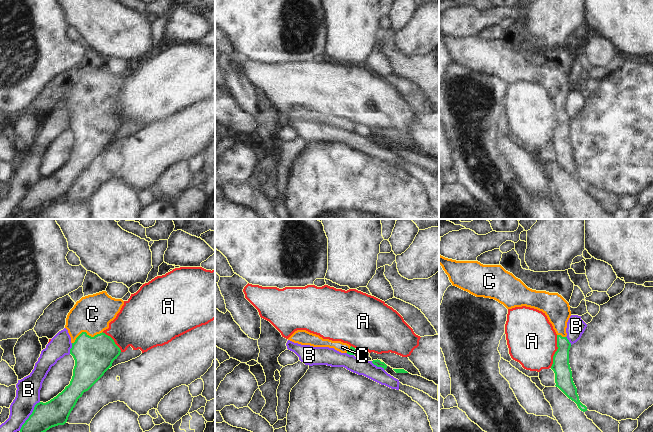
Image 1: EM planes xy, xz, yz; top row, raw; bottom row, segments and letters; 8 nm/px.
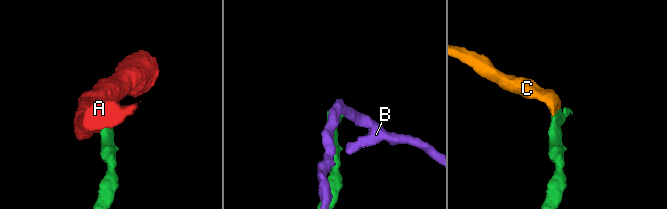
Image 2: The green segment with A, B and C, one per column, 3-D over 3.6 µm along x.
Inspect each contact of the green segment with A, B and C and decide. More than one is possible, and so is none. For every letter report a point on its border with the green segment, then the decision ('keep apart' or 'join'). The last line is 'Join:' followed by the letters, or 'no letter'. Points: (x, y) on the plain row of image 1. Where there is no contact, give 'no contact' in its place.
A: yz (556, 127) | keep apart
B: xy (29, 192) | keep apart
C: xy (86, 109) | join
Join: C

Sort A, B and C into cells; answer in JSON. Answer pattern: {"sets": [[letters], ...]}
{"sets": [["A"], ["B"], ["C"]]}

